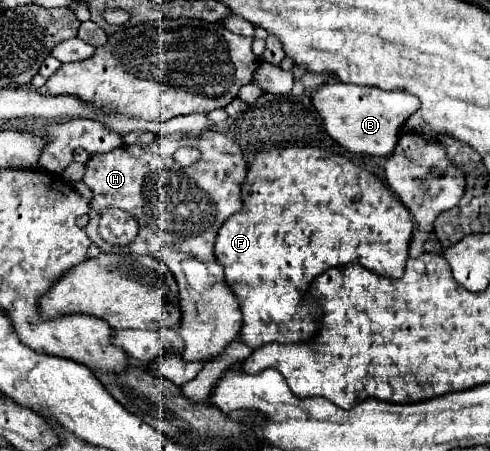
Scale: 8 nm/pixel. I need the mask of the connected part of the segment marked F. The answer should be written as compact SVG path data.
M292 145L286 149L272 149L272 151L262 151L256 155L256 159L250 163L248 167L248 177L242 185L242 201L244 207L234 213L218 231L216 237L216 247L214 253L218 257L218 261L224 265L224 275L226 275L226 283L230 285L230 289L236 293L236 299L240 303L240 311L244 315L242 319L242 327L238 331L238 339L242 343L246 343L252 349L258 349L260 345L266 343L302 343L302 341L312 341L312 337L316 337L318 333L318 325L322 319L322 307L318 303L308 303L308 289L312 285L312 279L316 279L316 275L338 267L342 263L360 263L362 267L366 267L368 271L374 271L376 275L386 275L386 277L400 277L404 273L404 265L408 259L408 249L410 249L410 237L414 231L412 225L412 217L410 211L402 205L402 201L398 201L398 197L370 171L356 167L350 159L342 157L342 155L328 153L320 147L298 146Z

